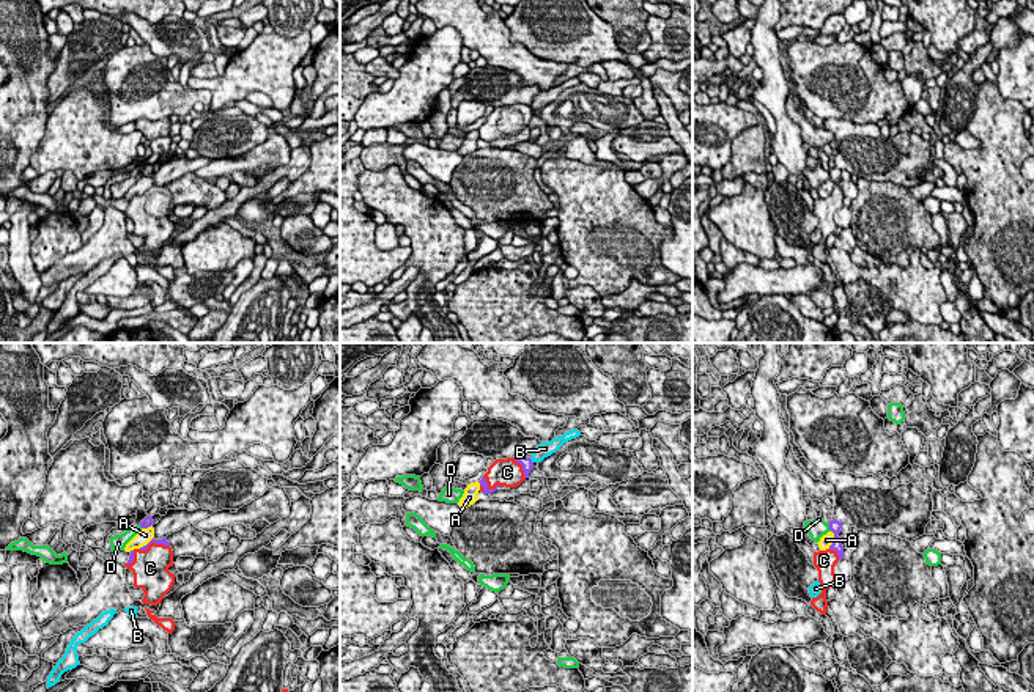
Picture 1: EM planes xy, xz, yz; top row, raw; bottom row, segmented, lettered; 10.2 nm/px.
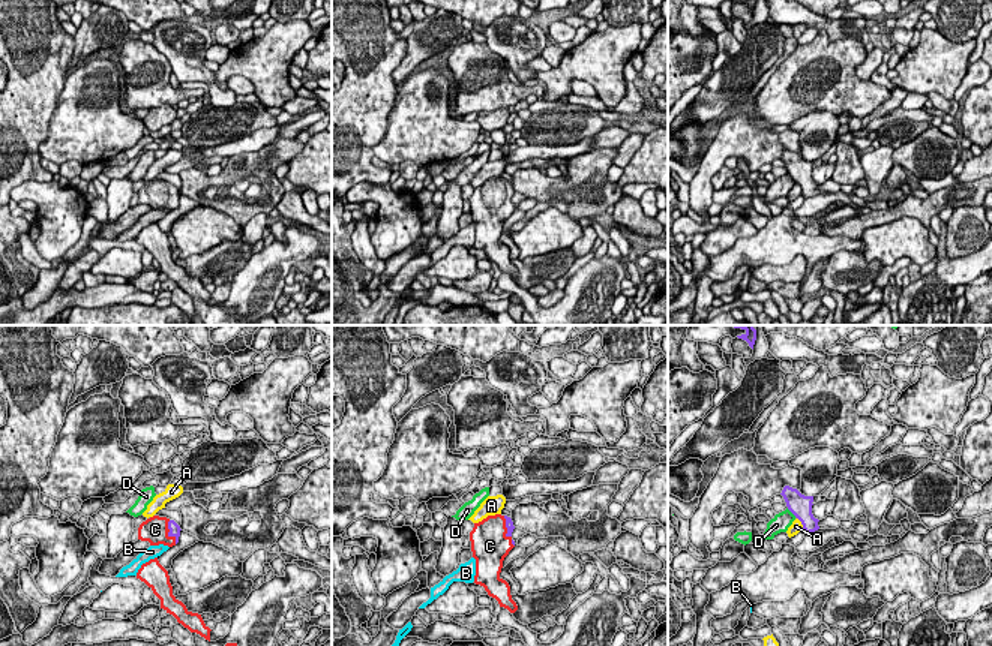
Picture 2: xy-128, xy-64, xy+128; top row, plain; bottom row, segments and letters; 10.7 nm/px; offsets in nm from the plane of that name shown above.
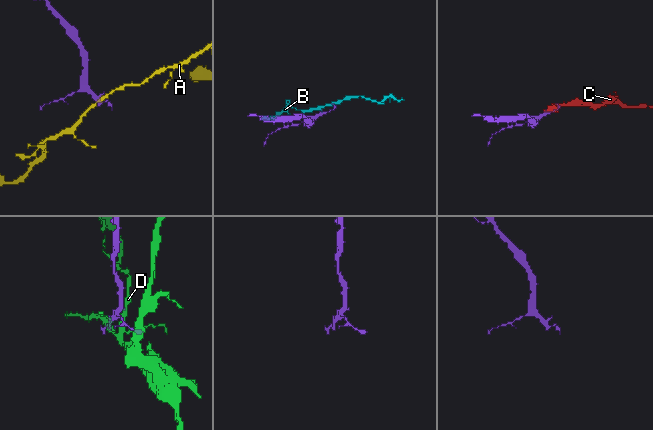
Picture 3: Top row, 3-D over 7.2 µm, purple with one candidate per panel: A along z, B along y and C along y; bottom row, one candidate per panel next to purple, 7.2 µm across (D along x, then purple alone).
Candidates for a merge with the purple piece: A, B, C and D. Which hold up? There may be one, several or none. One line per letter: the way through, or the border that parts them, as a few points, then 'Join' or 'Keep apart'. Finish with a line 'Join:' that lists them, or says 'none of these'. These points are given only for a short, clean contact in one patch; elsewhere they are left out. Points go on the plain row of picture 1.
A: Keep apart
B: Boundary: xz (529, 106), (532, 110). Keep apart
C: Join
D: Keep apart
Join: C

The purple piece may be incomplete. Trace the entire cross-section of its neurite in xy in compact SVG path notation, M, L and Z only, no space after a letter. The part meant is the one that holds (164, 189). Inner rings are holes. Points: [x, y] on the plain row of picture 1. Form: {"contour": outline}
{"contour": "M153 186L146 193L131 198L124 214L134 222L134 234L143 237L143 252L161 252L172 237L176 223L168 215L173 212L173 198L167 186Z"}

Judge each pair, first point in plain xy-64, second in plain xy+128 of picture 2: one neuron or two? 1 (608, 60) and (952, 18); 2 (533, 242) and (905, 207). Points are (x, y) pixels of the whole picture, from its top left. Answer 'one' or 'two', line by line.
1: two
2: two

